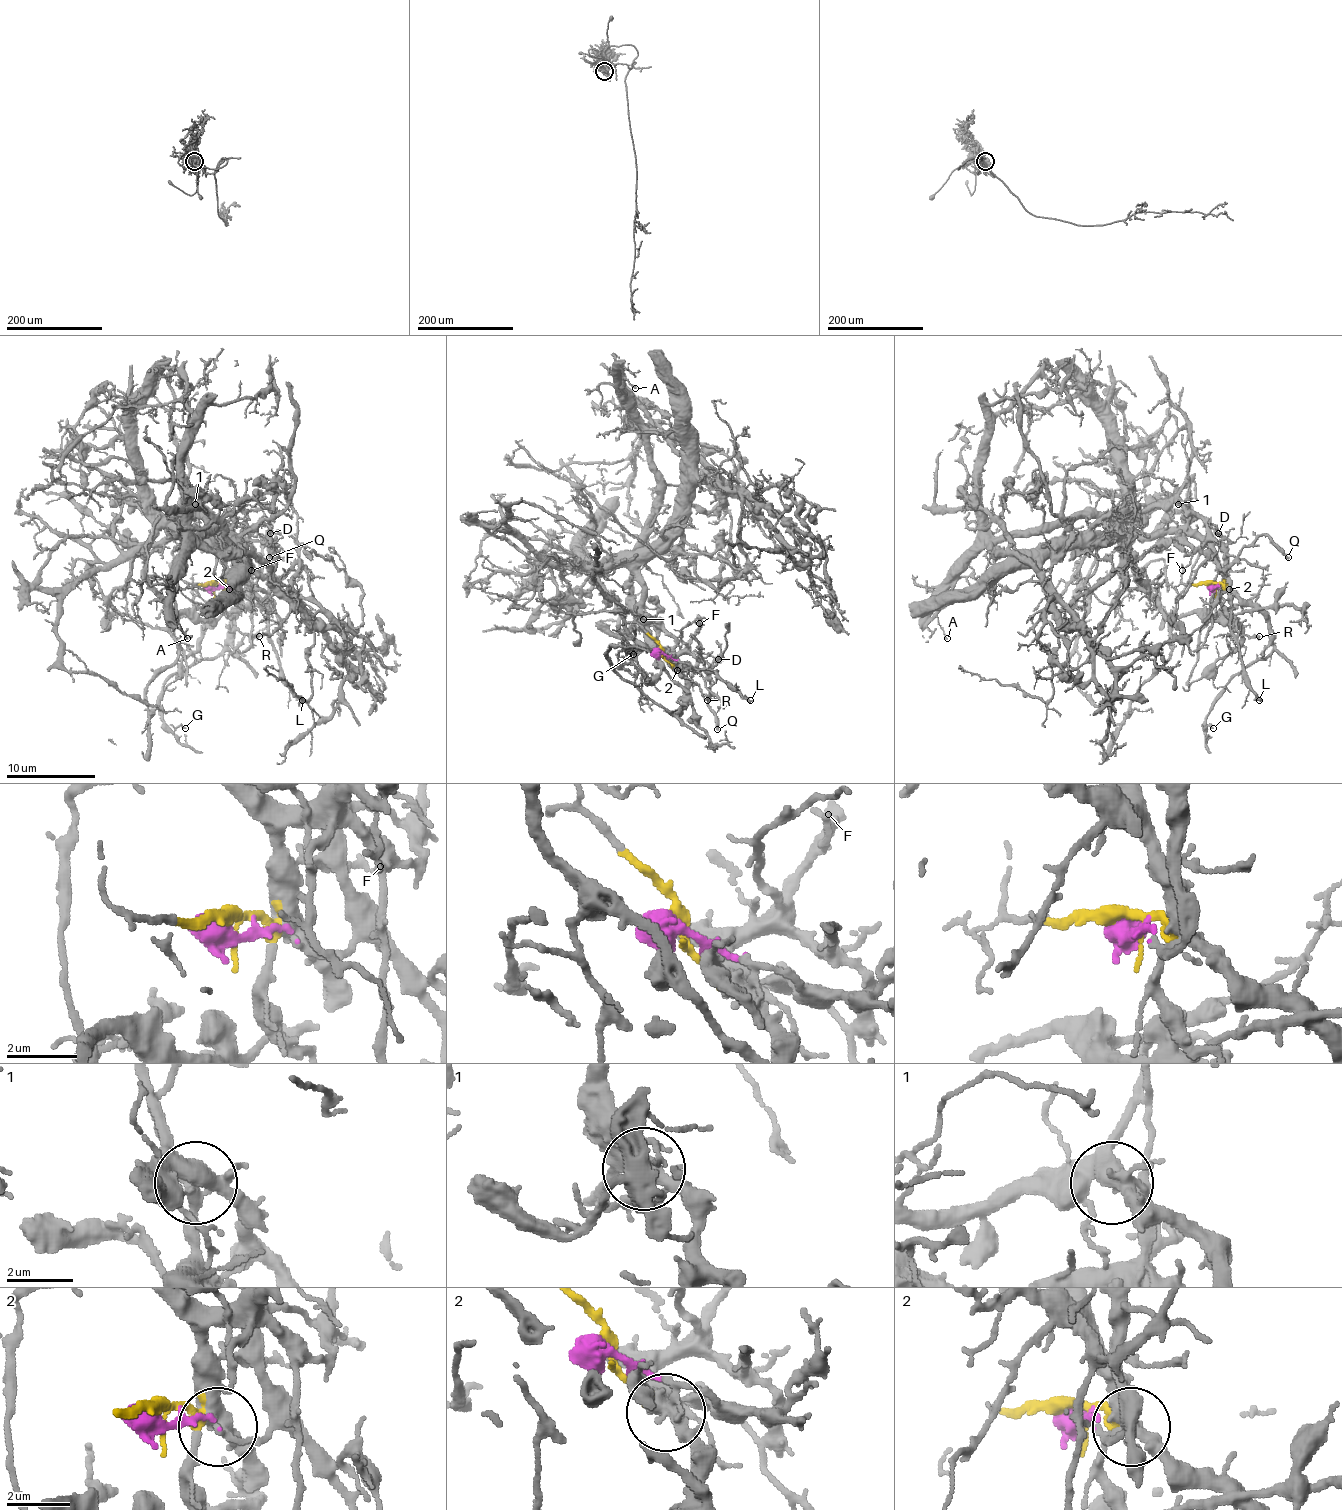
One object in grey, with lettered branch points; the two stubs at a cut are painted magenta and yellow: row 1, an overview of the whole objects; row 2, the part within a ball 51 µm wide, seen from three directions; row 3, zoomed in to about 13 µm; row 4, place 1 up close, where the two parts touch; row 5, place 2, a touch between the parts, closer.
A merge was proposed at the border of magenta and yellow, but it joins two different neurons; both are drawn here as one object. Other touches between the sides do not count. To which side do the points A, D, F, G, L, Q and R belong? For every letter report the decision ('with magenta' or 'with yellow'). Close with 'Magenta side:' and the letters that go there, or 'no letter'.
A: with magenta
D: with magenta
F: with yellow
G: with yellow
L: with magenta
Q: with yellow
R: with yellow
Magenta side: A, D, L

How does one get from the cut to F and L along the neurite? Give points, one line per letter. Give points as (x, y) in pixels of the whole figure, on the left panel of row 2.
F: (211, 584), (220, 584), (225, 580), (225, 564), (243, 551), (249, 557), (252, 571)
L: (211, 584), (236, 593), (247, 589), (256, 598), (267, 613), (267, 636), (278, 660), (278, 676), (303, 700)

